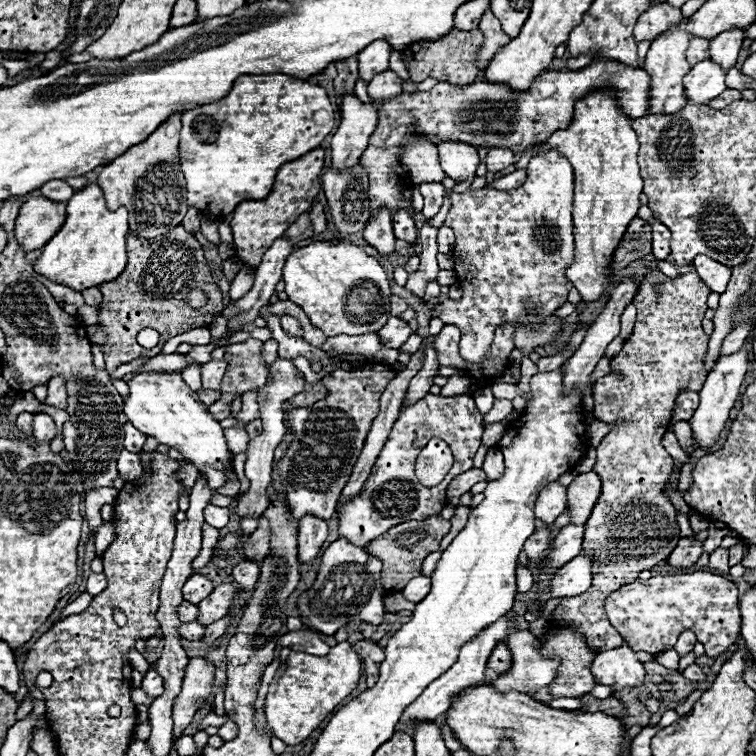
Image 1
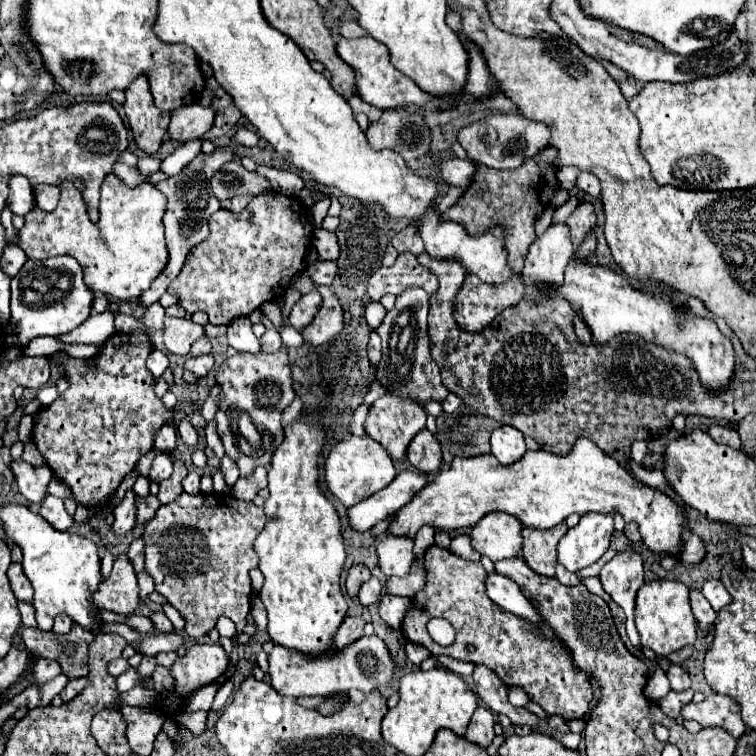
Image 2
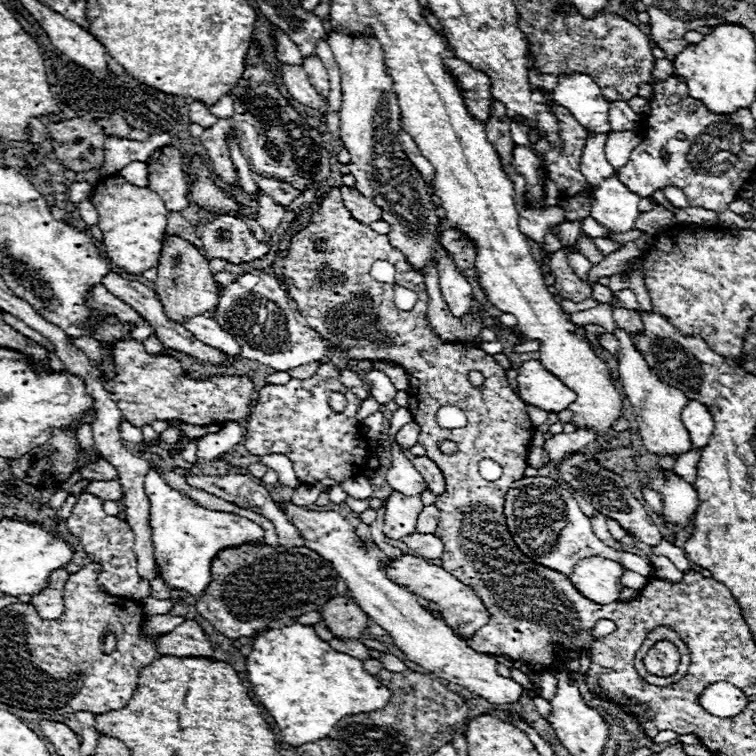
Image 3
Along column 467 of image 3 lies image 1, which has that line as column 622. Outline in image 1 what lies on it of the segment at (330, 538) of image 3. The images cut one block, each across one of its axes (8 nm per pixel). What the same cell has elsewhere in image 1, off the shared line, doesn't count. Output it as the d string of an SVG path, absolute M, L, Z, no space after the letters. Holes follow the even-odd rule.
M626 642L616 650L598 652L592 662L592 674L596 684L614 686L614 690L644 682L644 666Z

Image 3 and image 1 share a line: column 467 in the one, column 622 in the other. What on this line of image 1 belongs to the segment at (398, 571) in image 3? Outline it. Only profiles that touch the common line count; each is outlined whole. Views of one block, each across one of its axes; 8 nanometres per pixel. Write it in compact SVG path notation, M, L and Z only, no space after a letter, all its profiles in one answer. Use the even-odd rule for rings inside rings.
M698 570L694 574L666 574L648 580L634 580L620 586L606 598L610 624L624 636L634 652L672 650L684 628L692 628L710 658L726 652L740 634L738 588L722 574Z

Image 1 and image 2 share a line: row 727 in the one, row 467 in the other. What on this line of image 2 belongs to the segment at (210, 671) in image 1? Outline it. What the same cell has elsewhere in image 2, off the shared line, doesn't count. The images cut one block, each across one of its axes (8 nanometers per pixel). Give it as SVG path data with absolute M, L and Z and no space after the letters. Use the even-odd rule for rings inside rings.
M174 460L174 472L168 480L160 482L160 492L158 492L158 500L160 504L170 504L174 502L184 490L182 490L182 480L188 474L188 468L182 460Z

